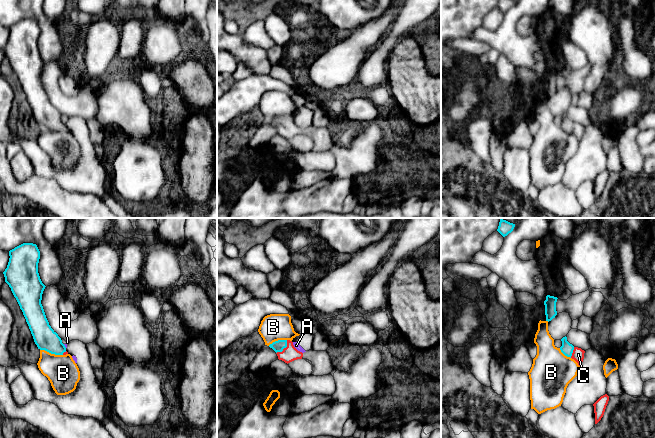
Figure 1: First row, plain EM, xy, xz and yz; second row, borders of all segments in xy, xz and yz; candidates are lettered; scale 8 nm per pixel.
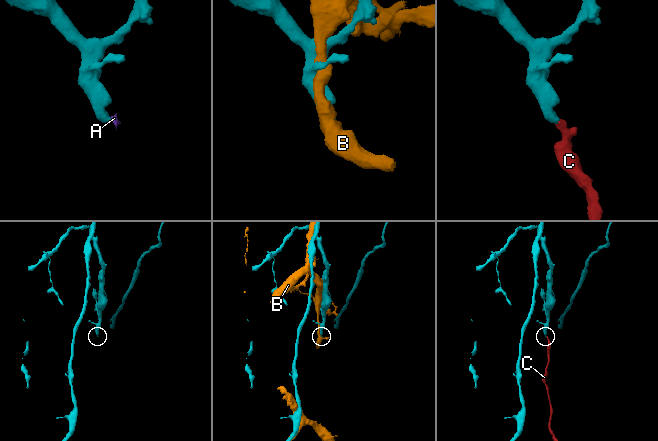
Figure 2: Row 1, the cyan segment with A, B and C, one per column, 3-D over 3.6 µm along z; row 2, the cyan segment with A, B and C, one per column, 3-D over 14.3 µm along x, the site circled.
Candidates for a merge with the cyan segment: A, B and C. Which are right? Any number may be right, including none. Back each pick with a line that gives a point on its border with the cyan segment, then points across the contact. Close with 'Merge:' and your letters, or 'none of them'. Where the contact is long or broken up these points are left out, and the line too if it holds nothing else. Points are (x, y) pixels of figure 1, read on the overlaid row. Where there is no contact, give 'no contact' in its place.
C: contact xz (284, 347); way xz (278, 346), (284, 347), (290, 353)
Merge: C

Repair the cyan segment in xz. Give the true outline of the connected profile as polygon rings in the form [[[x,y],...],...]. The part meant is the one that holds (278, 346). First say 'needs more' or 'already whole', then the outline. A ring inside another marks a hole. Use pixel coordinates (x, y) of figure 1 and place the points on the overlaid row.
needs more; [[[278,340],[270,344],[269,347],[276,352],[279,360],[287,364],[303,357],[303,353],[298,351],[290,340]]]

